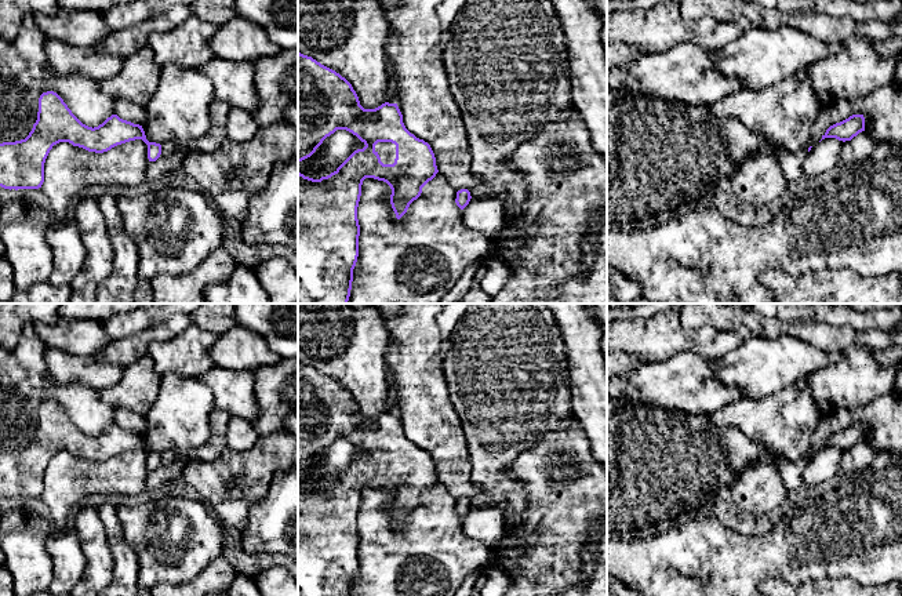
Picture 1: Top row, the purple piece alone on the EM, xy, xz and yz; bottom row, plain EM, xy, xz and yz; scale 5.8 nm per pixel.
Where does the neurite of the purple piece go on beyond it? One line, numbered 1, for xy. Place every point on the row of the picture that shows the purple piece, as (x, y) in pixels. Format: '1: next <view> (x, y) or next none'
1: next none

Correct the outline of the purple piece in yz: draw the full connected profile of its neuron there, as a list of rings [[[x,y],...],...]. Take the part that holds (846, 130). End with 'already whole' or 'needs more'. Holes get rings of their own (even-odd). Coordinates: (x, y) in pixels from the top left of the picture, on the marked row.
[[[852,115],[848,119],[830,126],[822,135],[825,138],[836,138],[839,141],[851,141],[859,132],[865,131],[865,117],[863,115]]]; already whole

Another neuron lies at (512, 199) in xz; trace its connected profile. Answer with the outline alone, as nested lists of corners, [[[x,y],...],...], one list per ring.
[[[466,0],[445,32],[441,59],[451,92],[459,106],[472,155],[472,172],[479,183],[469,192],[472,199],[498,197],[510,215],[520,214],[525,200],[524,175],[505,166],[517,148],[537,137],[546,126],[564,115],[572,103],[568,79],[568,51],[561,23],[549,0]]]

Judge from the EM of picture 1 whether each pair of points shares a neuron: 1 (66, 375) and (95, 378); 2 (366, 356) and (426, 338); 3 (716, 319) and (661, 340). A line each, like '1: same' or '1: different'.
1: same
2: different
3: different

